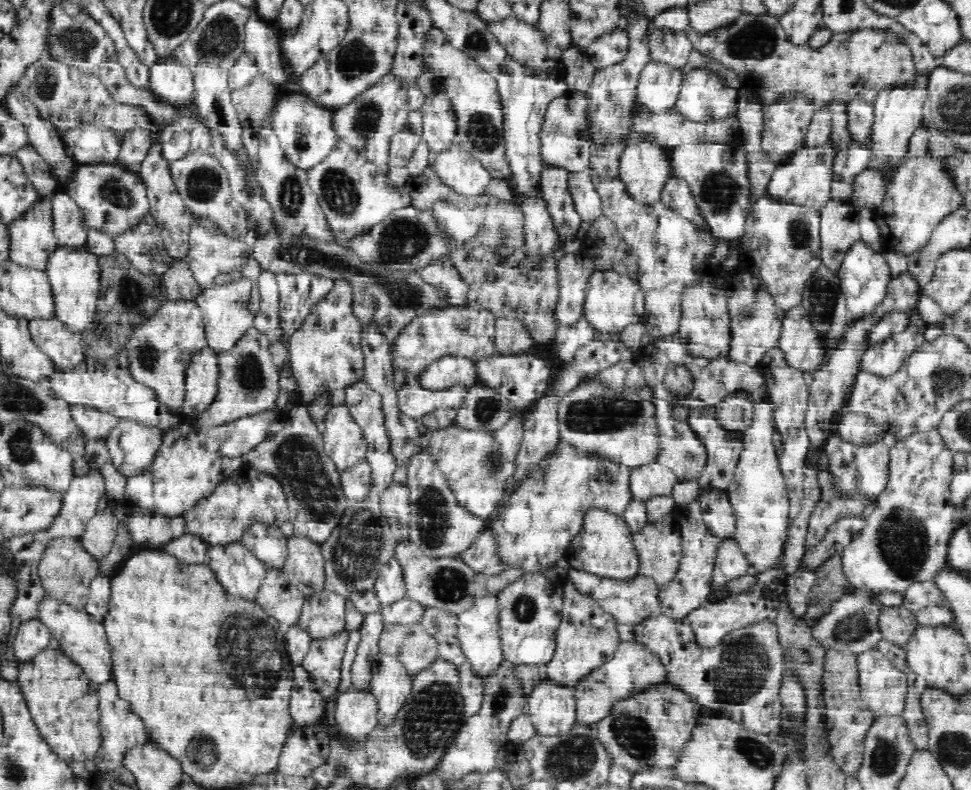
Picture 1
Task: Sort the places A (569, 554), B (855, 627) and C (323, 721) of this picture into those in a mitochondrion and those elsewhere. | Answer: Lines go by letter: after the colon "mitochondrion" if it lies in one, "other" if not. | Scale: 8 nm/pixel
A: other
B: mitochondrion
C: other

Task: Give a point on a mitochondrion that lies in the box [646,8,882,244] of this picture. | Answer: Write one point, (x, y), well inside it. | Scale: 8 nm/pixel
(756, 38)

